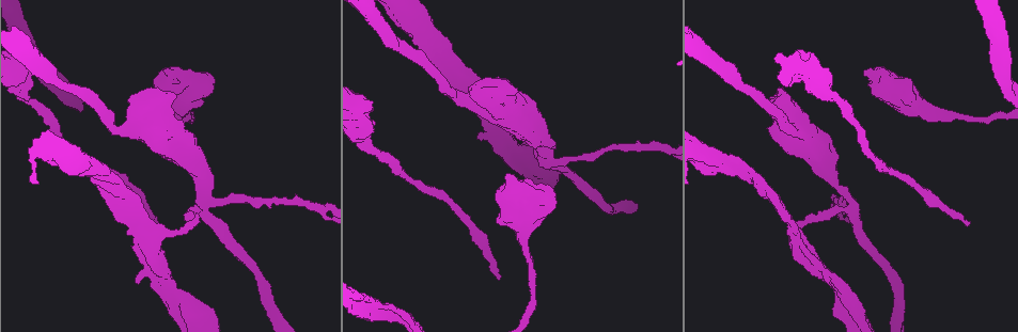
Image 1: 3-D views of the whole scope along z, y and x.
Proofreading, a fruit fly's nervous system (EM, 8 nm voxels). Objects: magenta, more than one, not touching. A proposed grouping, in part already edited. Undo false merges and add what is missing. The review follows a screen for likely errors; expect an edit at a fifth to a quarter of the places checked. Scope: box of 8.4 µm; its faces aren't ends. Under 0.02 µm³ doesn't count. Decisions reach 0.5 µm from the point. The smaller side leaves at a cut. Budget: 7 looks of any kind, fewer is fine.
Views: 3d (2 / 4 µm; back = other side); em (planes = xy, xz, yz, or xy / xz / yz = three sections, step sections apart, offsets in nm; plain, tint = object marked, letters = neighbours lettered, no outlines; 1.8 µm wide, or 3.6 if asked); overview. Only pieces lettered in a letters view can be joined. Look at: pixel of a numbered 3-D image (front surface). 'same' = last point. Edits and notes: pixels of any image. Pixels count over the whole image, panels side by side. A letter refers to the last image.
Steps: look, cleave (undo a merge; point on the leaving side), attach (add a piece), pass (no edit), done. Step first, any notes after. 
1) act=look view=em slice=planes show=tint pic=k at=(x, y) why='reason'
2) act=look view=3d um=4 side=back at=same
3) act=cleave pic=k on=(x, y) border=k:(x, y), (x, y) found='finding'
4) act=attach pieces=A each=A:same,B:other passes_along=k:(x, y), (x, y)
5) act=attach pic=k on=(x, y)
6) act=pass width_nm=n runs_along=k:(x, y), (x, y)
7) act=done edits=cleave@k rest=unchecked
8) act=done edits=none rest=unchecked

act=look view=3d um=4 pic=1 at=(499, 188)

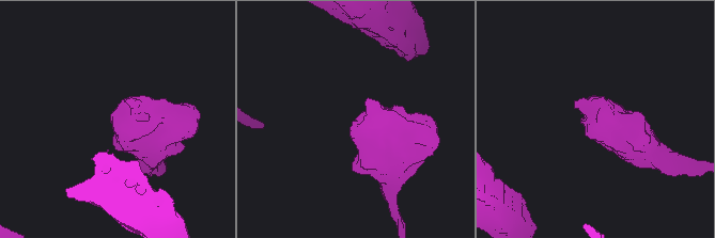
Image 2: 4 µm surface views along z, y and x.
act=look view=em slice=yz step=16 show=tint pic=2 at=(112, 122)

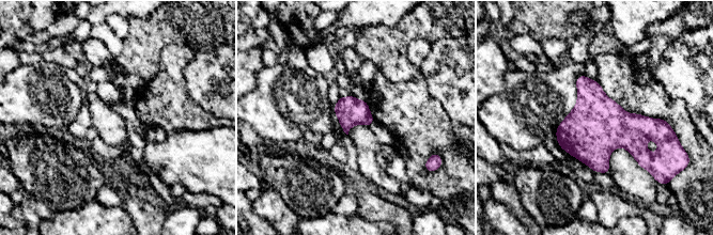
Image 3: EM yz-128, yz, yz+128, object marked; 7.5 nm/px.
act=look view=em slice=planes show=letters at=same why='cut it another way'

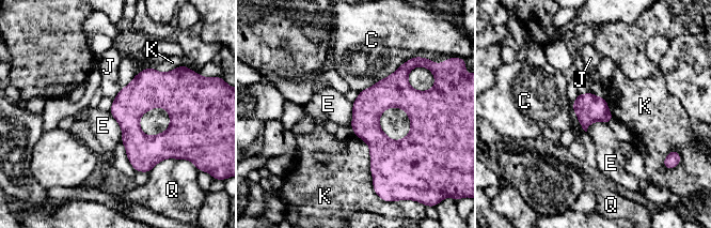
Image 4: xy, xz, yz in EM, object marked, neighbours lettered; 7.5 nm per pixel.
act=pass each=C:other,E:other,J:other,K:other,Q:other border=4:(109, 111), (120, 126), (122, 142) found='no lettered piece goes on from it'

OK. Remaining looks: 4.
act=look view=3d um=2 pic=1 at=(27, 27) why='branch stops here'

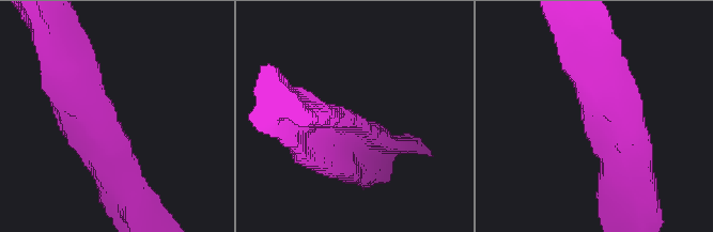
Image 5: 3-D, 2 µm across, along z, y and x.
act=look view=em slice=yz step=8 show=tint pic=5 at=(116, 125)

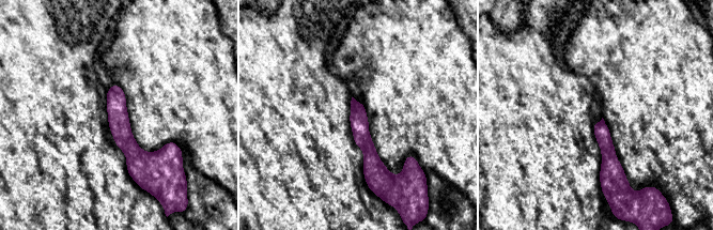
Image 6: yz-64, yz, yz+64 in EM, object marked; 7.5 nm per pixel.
act=look view=em slice=yz step=8 show=letters at=same

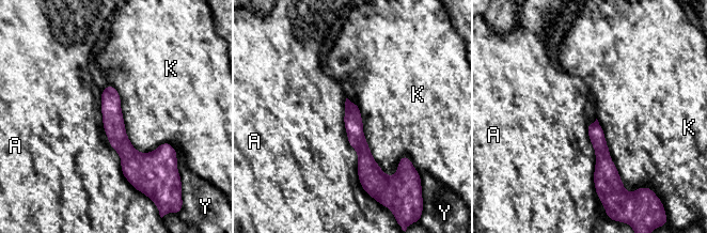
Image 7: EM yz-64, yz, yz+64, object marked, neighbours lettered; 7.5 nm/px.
act=pass longest_contact=A:750nm each=A:other,K:other,Y:other found='none of them fits'

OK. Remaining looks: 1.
act=done edits=none rest=unchecked

